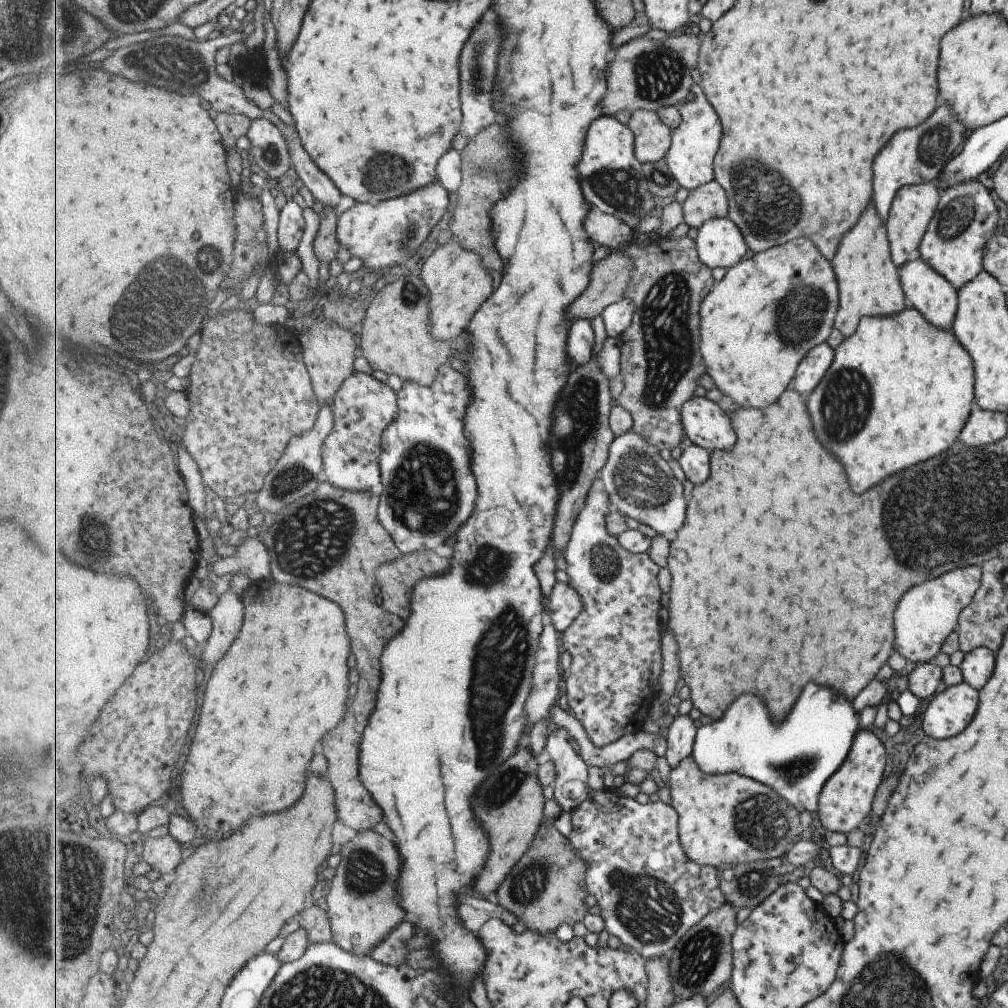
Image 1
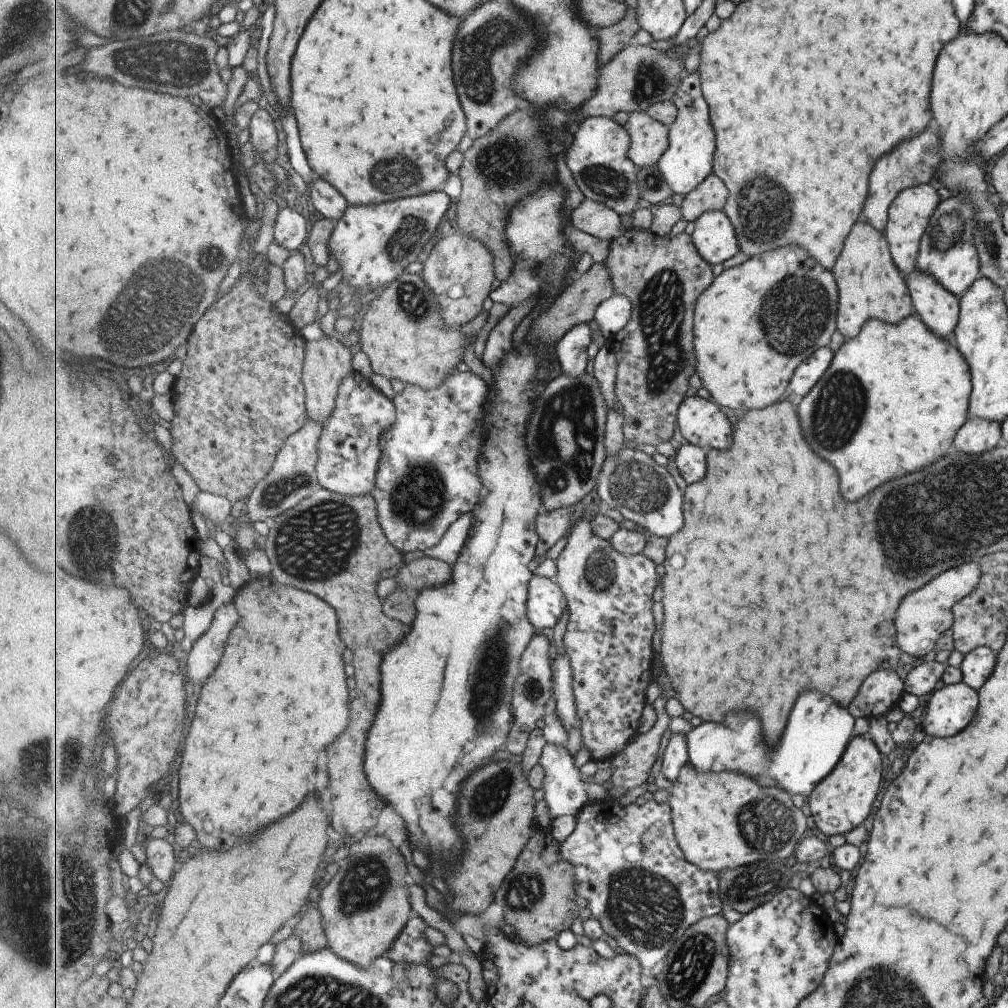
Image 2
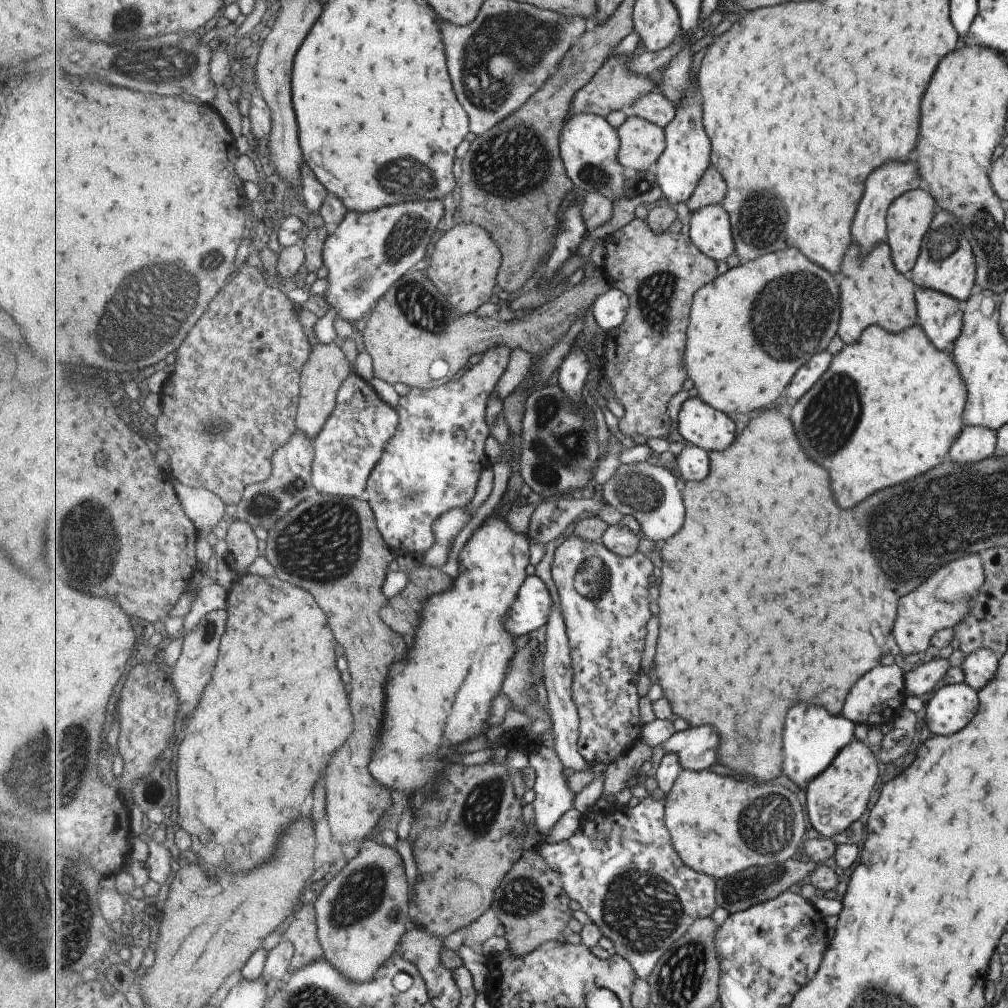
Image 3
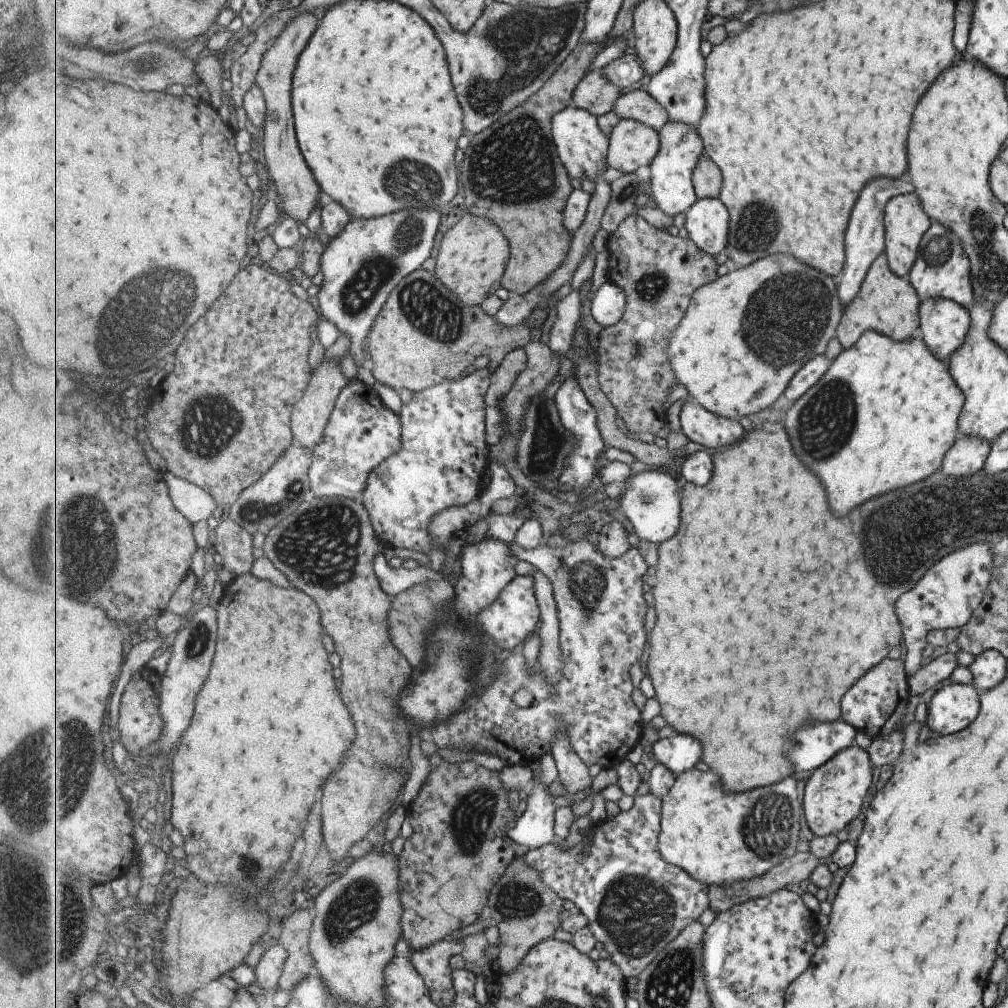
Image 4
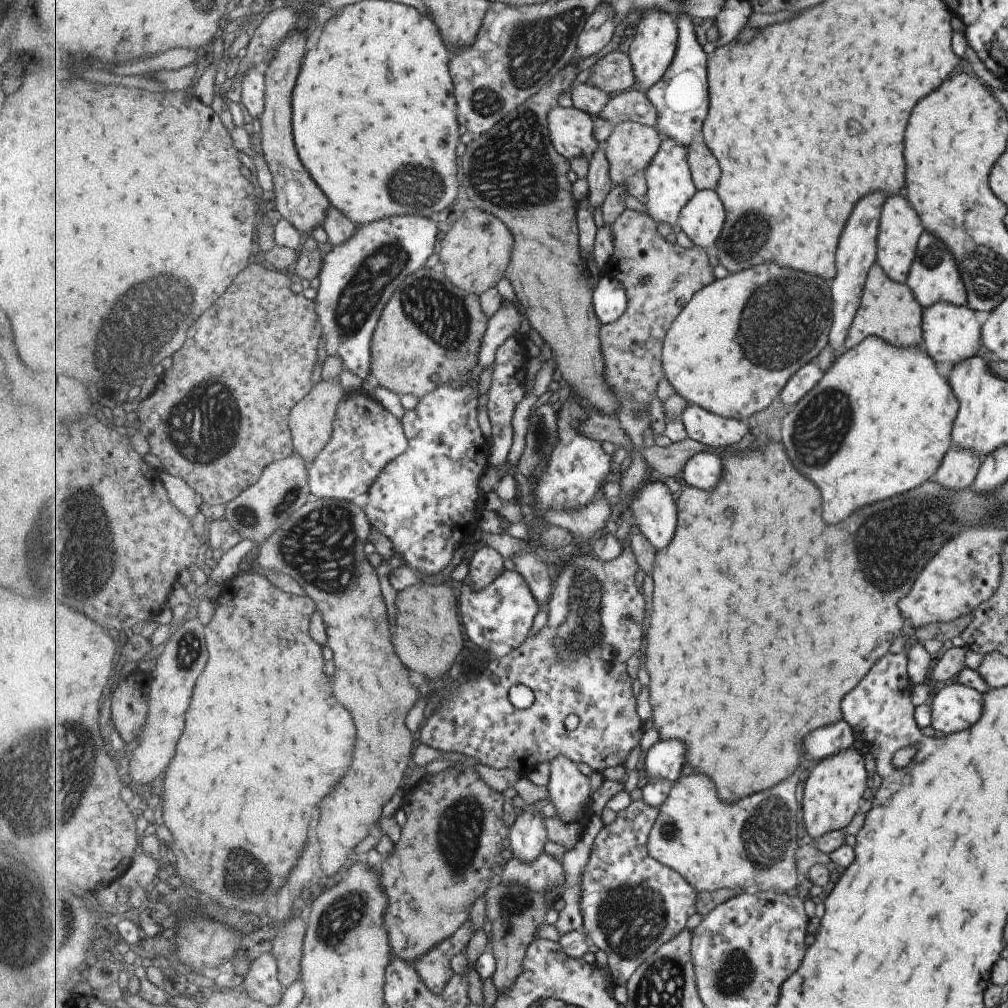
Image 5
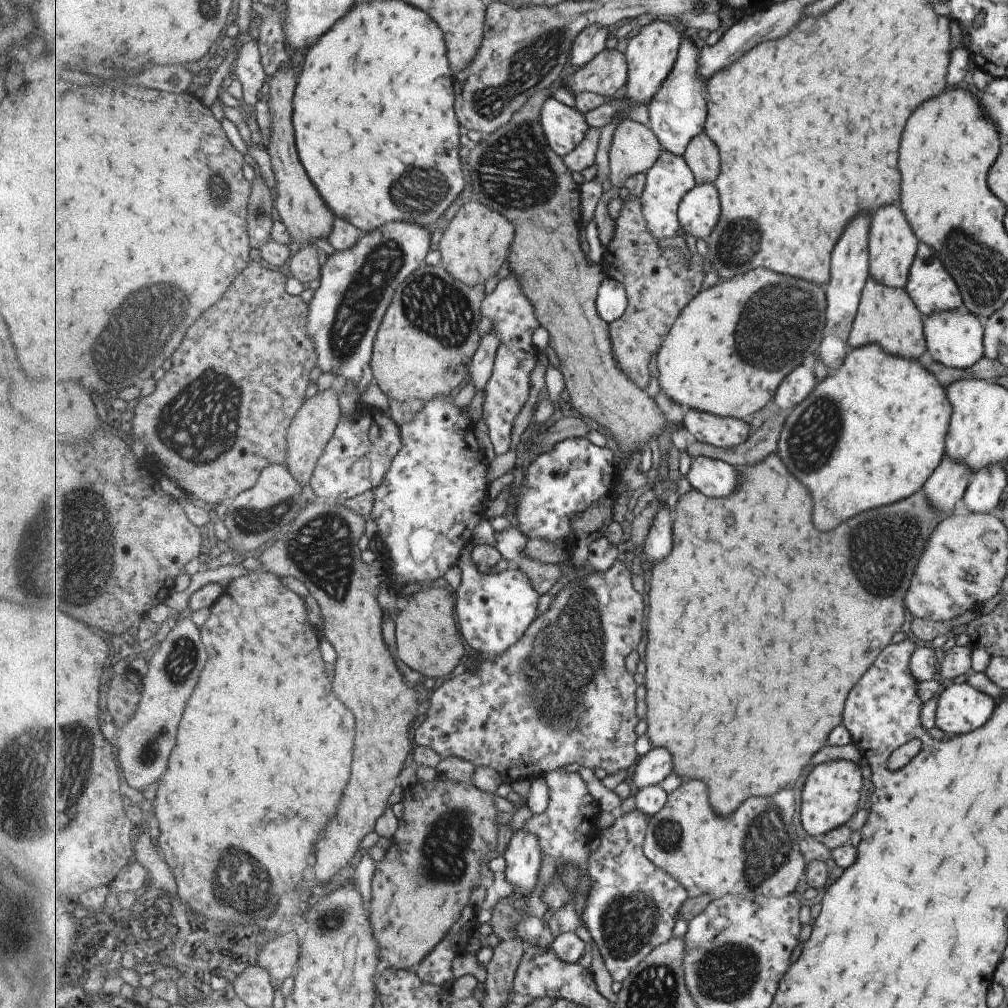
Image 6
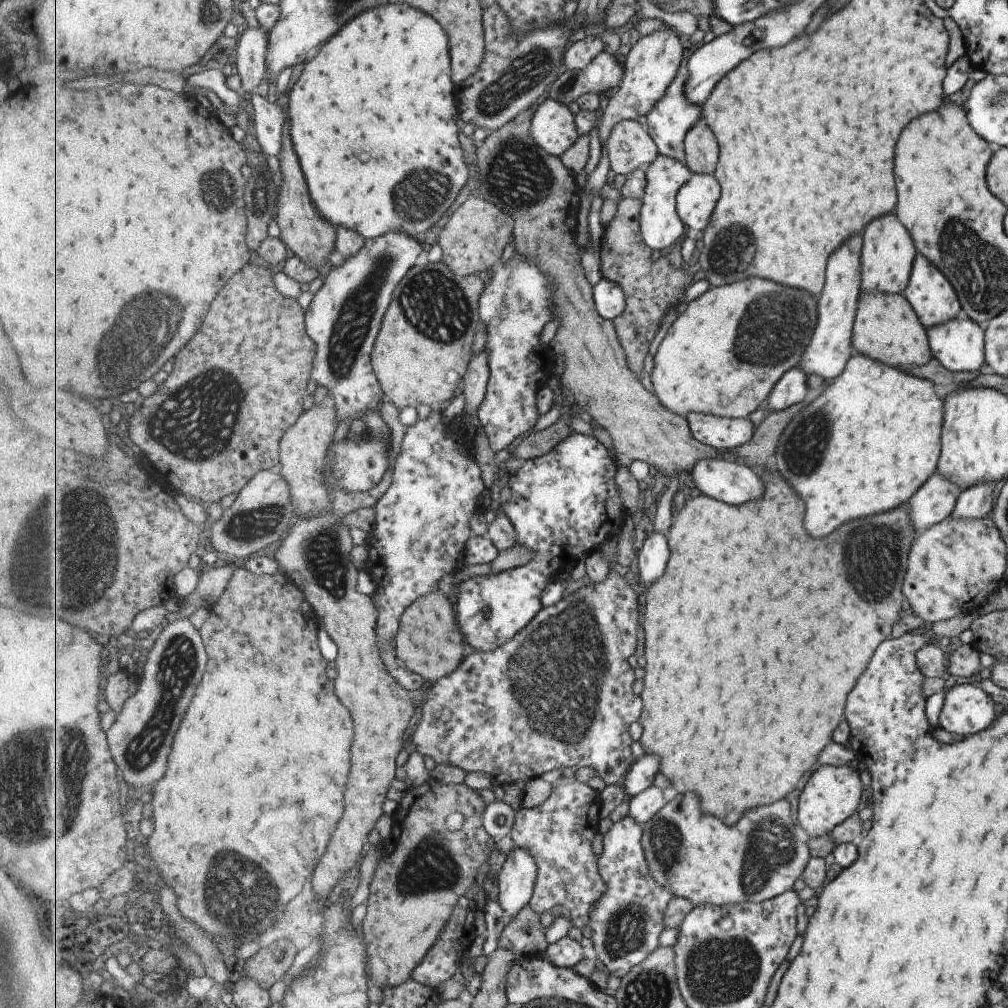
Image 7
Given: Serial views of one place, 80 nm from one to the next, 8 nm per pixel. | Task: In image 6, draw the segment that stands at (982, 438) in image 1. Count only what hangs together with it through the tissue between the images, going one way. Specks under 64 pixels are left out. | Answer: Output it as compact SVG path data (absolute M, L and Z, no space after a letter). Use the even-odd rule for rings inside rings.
M943 455L931 476L923 483L921 490L938 513L951 514L958 509L973 473L974 470L965 463Z

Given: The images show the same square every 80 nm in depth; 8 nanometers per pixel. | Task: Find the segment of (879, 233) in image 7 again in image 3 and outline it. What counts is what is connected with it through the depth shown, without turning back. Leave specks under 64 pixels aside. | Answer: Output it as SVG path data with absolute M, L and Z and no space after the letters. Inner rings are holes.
M920 187L911 192L905 192L889 204L886 211L886 244L889 248L893 268L903 276L908 276L912 267L915 265L919 248L921 247L921 238L924 238L925 232L933 220L935 212L933 198Z

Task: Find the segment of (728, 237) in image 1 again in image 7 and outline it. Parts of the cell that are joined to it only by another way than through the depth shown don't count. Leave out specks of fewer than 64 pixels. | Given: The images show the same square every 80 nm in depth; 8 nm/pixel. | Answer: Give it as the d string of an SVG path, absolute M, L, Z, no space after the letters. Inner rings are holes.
M695 172L677 196L678 211L687 228L705 231L721 198L721 182L714 174Z

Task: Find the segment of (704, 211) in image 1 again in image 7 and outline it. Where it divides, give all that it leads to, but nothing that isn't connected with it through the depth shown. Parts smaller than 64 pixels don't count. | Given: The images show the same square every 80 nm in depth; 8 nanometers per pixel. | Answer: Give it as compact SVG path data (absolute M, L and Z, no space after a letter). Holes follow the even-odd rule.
M704 117L686 135L686 166L693 172L714 174L720 162L720 144Z

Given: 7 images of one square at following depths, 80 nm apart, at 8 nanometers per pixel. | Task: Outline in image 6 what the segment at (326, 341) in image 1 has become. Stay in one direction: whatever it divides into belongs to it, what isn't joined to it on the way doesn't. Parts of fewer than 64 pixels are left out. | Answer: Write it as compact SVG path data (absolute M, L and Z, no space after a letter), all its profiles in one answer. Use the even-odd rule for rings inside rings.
M335 390L316 392L314 396L305 401L297 416L292 418L292 426L288 434L287 466L292 470L301 486L311 486L313 474L317 470L317 463L328 448L329 442L336 434L341 422L341 406L339 406L339 393Z

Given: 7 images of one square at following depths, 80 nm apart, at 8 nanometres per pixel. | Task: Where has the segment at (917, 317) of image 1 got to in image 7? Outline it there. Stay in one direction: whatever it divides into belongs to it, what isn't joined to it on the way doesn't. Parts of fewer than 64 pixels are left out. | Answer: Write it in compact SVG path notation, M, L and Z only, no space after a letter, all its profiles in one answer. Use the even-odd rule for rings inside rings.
M855 354L840 376L827 384L825 390L812 395L810 405L787 426L775 457L783 476L807 502L807 530L813 538L827 536L847 520L907 503L934 473L940 456L943 399L929 380Z

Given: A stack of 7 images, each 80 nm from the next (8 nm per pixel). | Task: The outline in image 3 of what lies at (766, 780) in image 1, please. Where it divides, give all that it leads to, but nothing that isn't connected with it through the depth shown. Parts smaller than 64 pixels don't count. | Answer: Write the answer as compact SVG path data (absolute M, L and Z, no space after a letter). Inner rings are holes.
M801 702L801 706L795 706L793 714L789 714L789 752L785 754L785 770L779 778L795 788L808 787L809 782L814 781L832 765L837 752L853 740L853 728L855 726L842 714L831 716L821 706L813 706L809 702ZM715 726L691 728L663 743L664 754L677 754L682 770L701 771L719 762L719 734Z

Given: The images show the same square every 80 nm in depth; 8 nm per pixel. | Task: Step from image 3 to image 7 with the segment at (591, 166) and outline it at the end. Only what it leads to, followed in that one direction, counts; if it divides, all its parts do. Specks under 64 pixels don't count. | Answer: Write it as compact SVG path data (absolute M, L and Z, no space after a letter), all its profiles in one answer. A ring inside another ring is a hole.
M549 98L534 112L531 134L537 146L561 158L580 138L576 115L569 110L569 106Z

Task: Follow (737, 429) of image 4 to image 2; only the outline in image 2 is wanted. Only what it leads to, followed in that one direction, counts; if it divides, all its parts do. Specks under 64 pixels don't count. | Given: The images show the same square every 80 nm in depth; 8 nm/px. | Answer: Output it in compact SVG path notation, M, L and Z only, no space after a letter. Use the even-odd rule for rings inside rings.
M687 398L681 405L678 421L683 438L706 451L726 451L735 442L735 426L713 400Z

